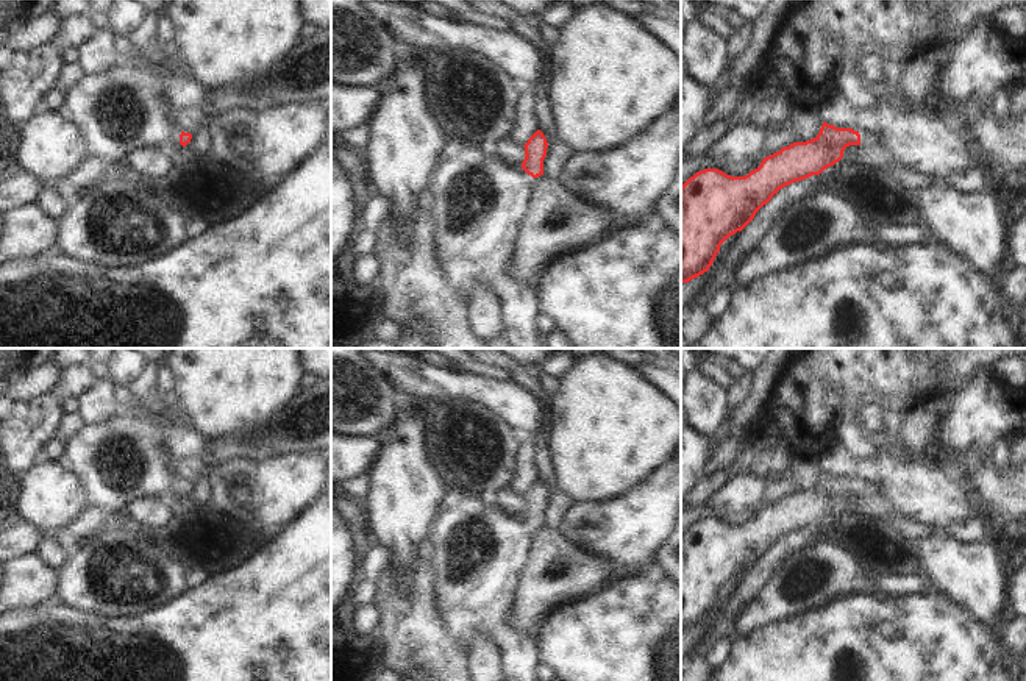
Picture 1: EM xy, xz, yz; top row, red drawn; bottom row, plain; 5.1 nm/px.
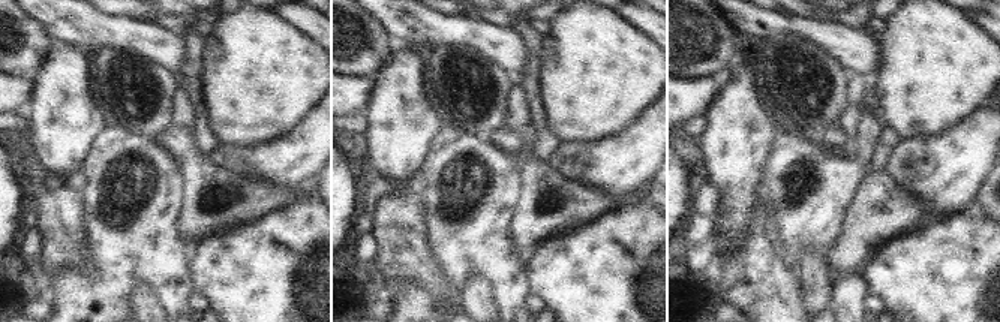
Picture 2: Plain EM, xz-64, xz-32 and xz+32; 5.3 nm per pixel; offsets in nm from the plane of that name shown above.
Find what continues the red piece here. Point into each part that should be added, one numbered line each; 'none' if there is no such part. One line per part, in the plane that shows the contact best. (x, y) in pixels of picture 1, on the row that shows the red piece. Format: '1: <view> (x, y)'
1: yz (867, 139)

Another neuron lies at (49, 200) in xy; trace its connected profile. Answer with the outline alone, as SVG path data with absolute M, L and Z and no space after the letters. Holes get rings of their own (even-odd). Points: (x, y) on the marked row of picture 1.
M44 184L36 203L53 220L59 220L69 205L56 194L52 184Z

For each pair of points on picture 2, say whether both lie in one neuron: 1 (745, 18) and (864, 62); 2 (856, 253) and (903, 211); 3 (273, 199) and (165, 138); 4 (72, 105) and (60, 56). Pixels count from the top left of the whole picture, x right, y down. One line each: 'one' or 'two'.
1: one
2: one
3: one
4: one

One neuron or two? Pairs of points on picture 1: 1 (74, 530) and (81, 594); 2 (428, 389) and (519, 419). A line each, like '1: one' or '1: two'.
1: two
2: one

